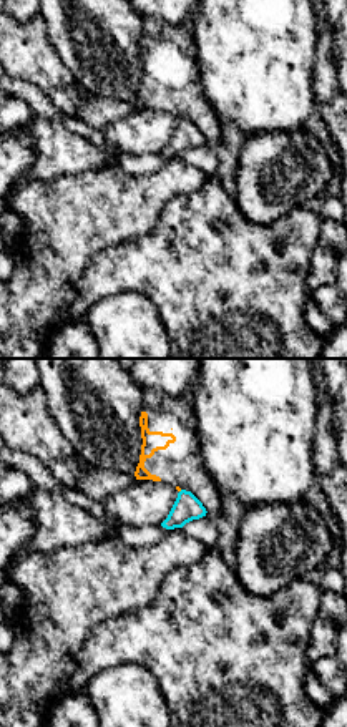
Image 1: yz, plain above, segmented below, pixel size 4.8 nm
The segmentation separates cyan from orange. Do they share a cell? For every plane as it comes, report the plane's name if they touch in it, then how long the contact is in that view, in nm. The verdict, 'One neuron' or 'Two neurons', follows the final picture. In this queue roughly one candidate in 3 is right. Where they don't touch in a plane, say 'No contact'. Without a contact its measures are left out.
No contact

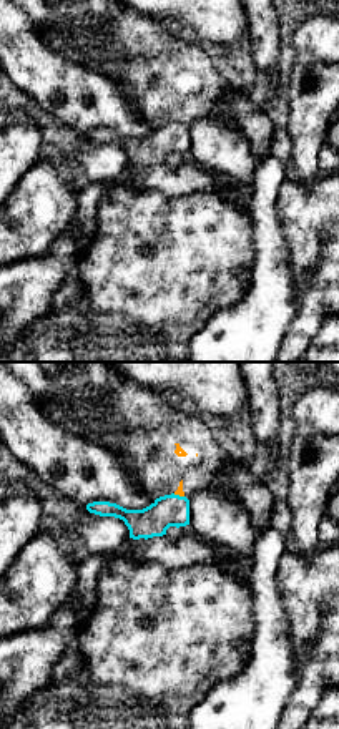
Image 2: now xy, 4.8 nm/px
Touches cyan in xy. Shared border 60 nm

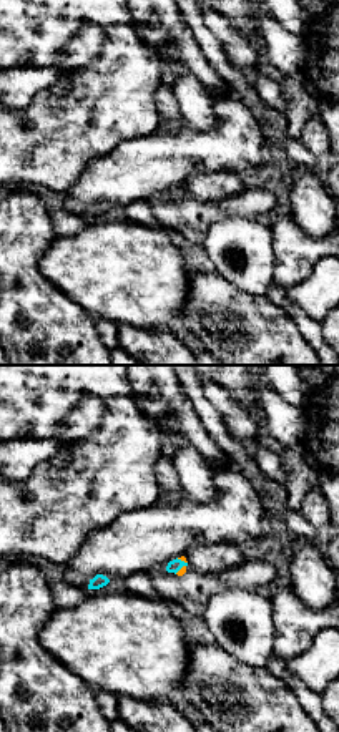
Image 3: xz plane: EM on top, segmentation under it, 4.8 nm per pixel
Touches cyan in xz. Shared border 90 nm

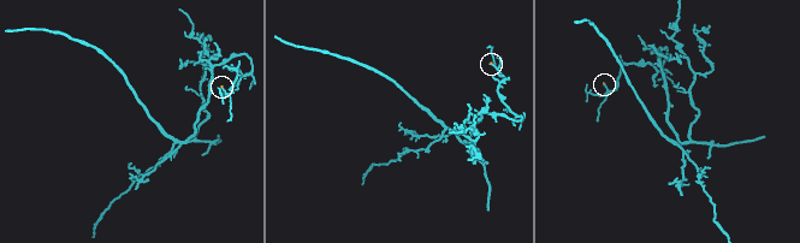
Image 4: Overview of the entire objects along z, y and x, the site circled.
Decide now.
Two neurons

